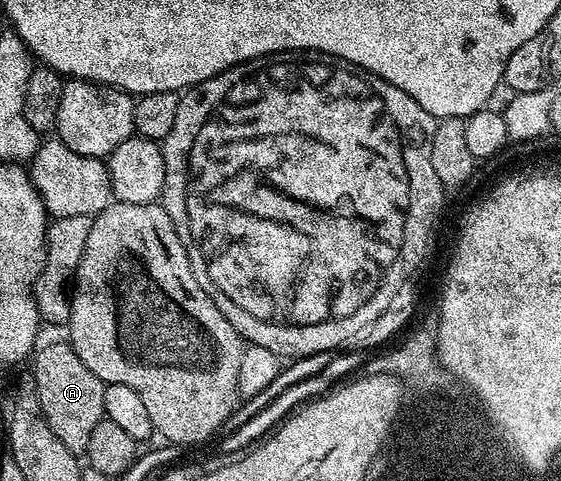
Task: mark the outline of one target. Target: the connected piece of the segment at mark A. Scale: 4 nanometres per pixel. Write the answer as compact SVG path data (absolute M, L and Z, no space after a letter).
M61 340L43 346L35 351L30 377L36 382L38 400L42 404L46 424L54 431L54 436L58 436L58 440L62 440L62 444L70 448L72 454L83 455L90 444L94 428L99 421L105 419L105 383L86 368L67 341Z

